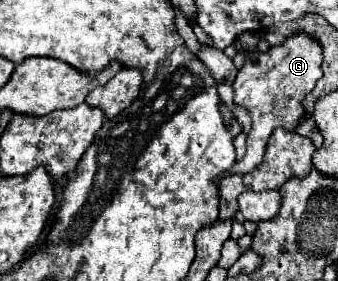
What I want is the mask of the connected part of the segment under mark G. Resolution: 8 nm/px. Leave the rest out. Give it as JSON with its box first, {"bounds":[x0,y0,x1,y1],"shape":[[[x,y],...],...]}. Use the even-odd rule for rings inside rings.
{"bounds":[228,33,322,175],"shape":[[[298,33],[296,37],[288,37],[284,45],[280,47],[272,47],[268,49],[266,53],[248,53],[246,59],[244,59],[244,65],[240,67],[238,75],[236,75],[236,81],[234,81],[234,105],[238,107],[244,107],[250,117],[252,117],[252,129],[250,133],[246,135],[246,155],[242,161],[236,161],[232,165],[232,169],[228,173],[240,173],[240,175],[246,175],[250,169],[254,169],[262,157],[264,157],[264,151],[266,151],[266,141],[268,137],[272,135],[272,131],[276,127],[284,127],[288,131],[292,131],[298,123],[298,119],[304,115],[304,109],[302,109],[302,99],[314,89],[316,81],[322,77],[322,47],[320,43],[316,43],[314,37],[310,37],[308,33]]]}

